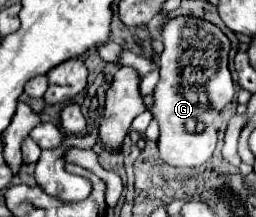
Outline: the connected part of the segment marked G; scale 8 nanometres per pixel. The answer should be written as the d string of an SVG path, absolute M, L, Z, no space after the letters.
M195 17L169 19L161 29L161 37L163 37L165 49L159 57L161 81L155 87L155 105L153 105L153 115L159 121L159 129L161 129L159 153L161 153L161 159L173 167L199 167L211 159L217 145L217 131L213 127L215 115L227 103L231 103L235 95L235 85L227 67L229 65L229 59L227 59L229 39L213 23L207 23Z

